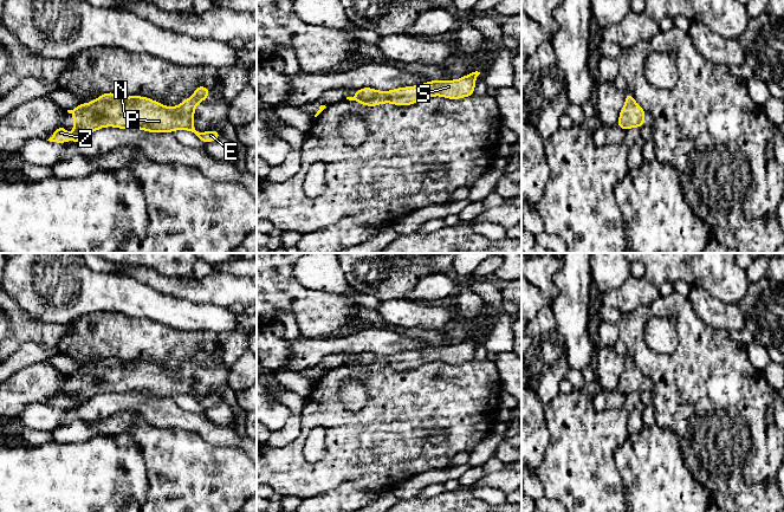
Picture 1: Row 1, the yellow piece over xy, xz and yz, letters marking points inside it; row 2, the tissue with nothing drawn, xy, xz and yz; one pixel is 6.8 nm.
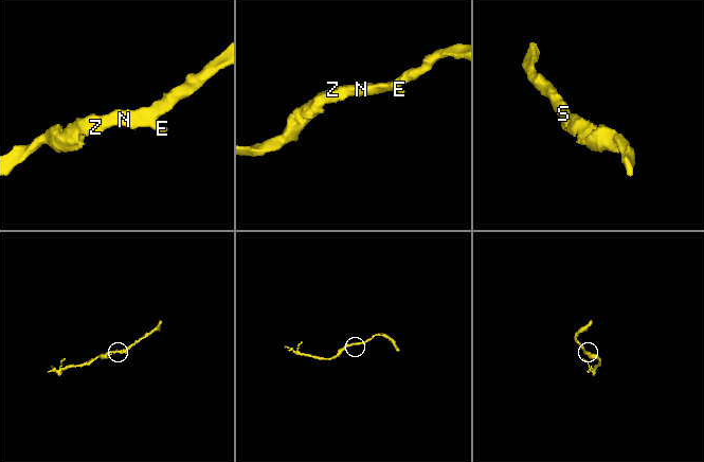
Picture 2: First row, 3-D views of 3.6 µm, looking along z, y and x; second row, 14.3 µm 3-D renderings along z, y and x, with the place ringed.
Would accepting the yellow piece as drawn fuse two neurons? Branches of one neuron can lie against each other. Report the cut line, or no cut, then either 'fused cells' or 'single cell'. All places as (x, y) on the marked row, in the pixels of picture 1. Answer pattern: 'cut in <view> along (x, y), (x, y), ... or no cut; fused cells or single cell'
no cut; single cell

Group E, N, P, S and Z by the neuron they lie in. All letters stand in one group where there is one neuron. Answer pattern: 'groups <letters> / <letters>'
groups E N P S Z

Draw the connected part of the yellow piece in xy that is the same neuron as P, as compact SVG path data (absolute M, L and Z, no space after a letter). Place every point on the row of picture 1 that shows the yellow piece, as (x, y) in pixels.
M199 85L193 96L183 99L179 106L166 106L142 96L119 97L115 92L108 92L90 103L82 103L67 110L73 115L73 132L70 135L61 125L47 141L66 143L72 140L77 144L98 129L114 127L148 132L189 130L205 144L210 143L219 138L221 132L216 130L199 132L193 124L196 105L209 95L206 86Z

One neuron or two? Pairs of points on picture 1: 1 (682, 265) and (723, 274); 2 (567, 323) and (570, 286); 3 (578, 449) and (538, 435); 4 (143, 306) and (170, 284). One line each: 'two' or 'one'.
1: one
2: one
3: two
4: two

